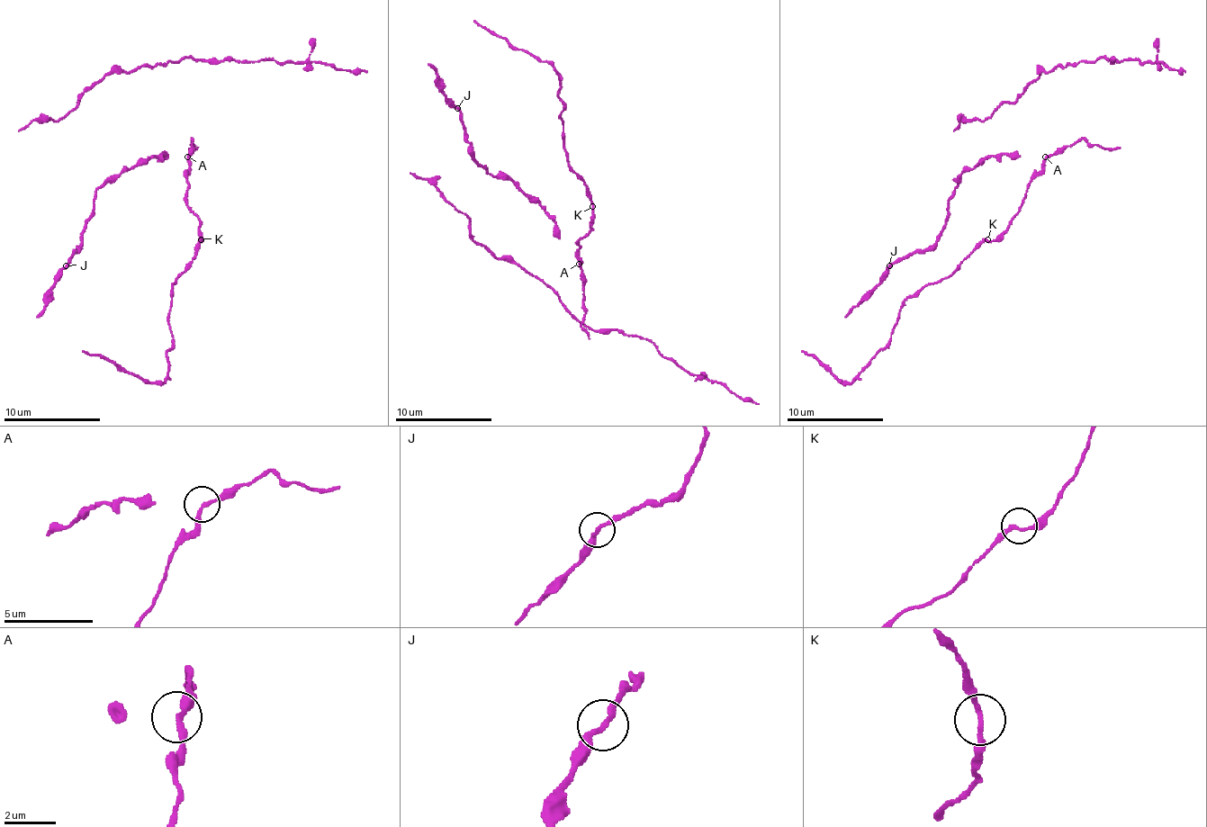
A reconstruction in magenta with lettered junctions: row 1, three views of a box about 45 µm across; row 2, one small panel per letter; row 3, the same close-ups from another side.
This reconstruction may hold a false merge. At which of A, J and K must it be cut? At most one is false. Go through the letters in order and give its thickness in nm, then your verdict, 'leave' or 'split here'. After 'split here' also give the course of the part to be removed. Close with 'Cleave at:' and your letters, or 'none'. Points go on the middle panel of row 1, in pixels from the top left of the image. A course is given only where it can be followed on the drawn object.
A: 200 nm thick; leave
J: 200 nm thick; leave
K: 190 nm thick; leave
Cleave at: none

